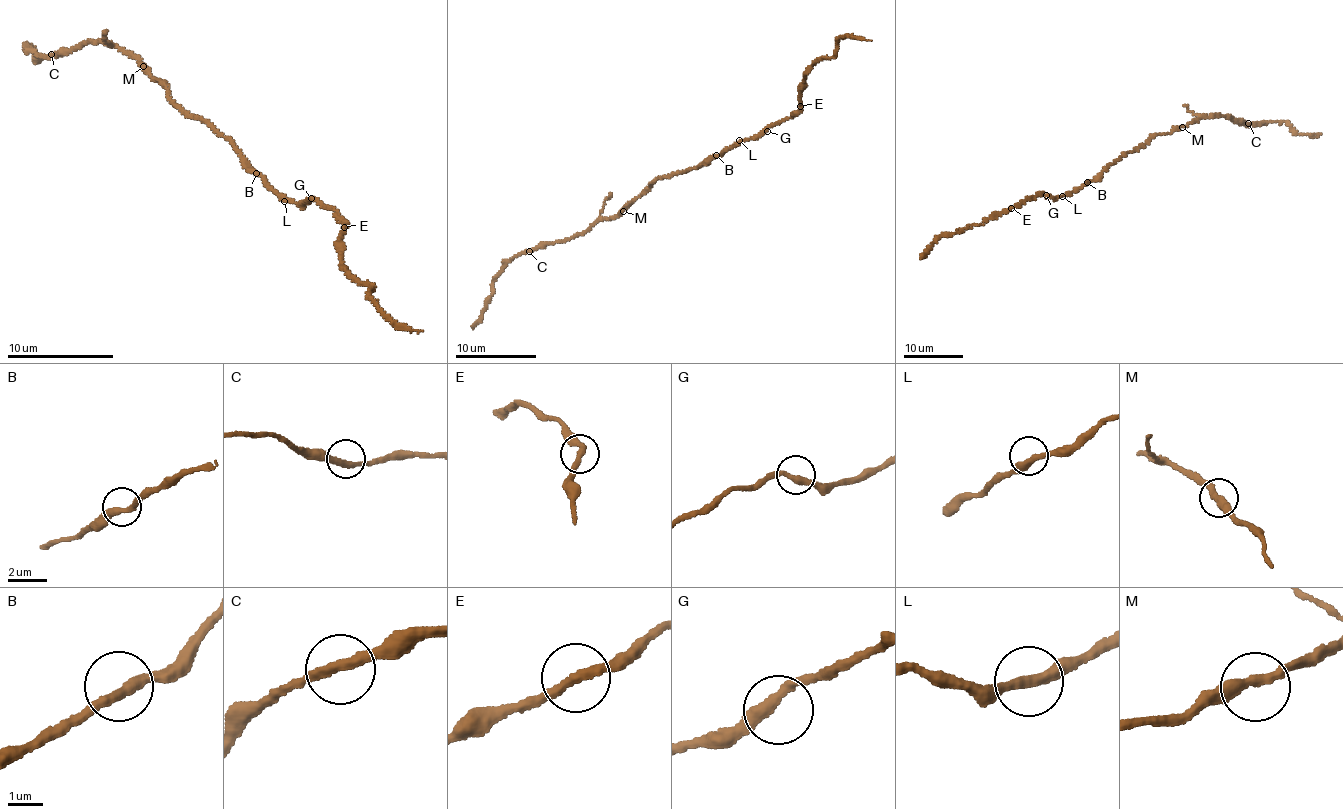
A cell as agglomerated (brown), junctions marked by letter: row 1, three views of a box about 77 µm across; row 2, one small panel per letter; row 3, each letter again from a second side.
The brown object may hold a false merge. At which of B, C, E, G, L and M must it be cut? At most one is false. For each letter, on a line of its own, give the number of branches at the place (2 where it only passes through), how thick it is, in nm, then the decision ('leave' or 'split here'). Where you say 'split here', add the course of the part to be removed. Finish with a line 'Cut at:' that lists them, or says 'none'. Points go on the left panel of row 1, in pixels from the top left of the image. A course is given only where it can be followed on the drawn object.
B: 2 | 280 nm | leave
C: 2 | 280 nm | leave
E: 2 | 280 nm | leave
G: 2 | 320 nm | leave
L: 2 | 320 nm | leave
M: 2 | 320 nm | leave
Cut at: none

